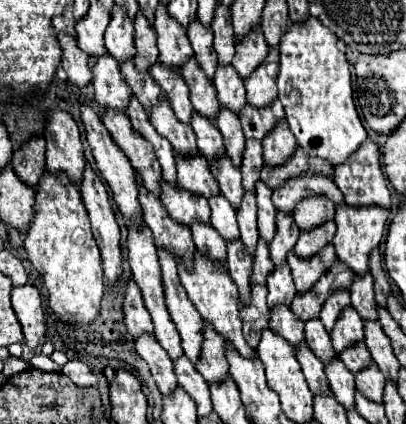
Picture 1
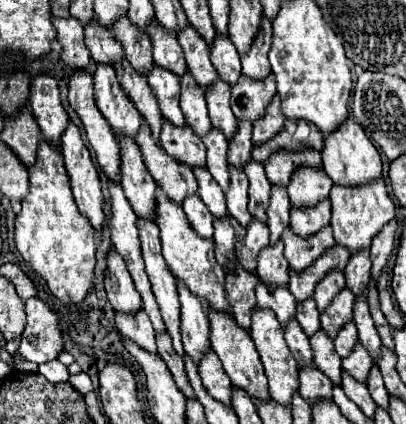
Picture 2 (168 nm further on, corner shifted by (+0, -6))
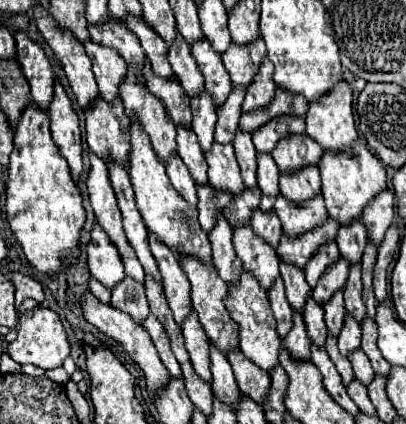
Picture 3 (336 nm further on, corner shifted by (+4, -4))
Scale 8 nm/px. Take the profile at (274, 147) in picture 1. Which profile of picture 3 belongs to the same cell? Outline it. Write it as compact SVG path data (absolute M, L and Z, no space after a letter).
M263 61L255 85L251 85L251 89L247 89L245 101L243 101L243 113L249 111L259 111L263 107L267 107L273 101L275 95L275 81L273 81L273 69L271 69L271 61Z

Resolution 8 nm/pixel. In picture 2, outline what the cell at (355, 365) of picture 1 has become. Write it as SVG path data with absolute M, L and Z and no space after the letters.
M347 321L347 323L339 329L339 333L337 333L337 337L333 339L333 343L335 343L335 351L339 353L339 357L347 357L349 351L351 351L351 347L357 343L355 323L353 323L353 321Z

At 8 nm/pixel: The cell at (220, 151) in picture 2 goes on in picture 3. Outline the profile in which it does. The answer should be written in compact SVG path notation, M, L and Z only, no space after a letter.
M201 93L197 99L191 99L191 109L193 109L193 131L199 139L203 153L207 153L215 137L215 125L217 125L215 105L207 93Z

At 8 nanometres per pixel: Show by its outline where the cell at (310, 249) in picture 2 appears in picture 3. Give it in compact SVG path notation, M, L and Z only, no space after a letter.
M283 197L275 201L275 213L281 219L283 233L287 237L299 237L303 233L315 231L323 221L327 221L327 209L323 205L323 197L315 197L305 205L293 205Z

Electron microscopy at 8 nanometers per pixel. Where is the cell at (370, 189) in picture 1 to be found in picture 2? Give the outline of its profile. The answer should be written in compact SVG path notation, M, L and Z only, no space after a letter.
M351 117L339 125L337 131L333 131L331 135L323 137L323 169L325 173L333 179L333 183L337 185L363 185L369 183L371 179L381 175L381 157L379 151L375 149L375 145L369 141L369 137L365 135L363 127L353 121Z

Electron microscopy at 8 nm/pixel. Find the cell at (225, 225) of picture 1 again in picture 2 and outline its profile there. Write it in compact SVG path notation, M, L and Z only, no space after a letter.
M193 167L193 173L195 173L197 185L199 185L197 193L201 195L203 203L207 203L213 217L227 217L225 195L223 195L221 187L215 183L215 179L211 179L211 173L205 167Z

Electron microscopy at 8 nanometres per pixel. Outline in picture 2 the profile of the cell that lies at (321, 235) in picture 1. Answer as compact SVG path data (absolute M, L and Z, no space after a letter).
M323 199L313 207L291 207L289 225L297 235L307 237L327 227L329 219L331 219L331 203L329 199Z

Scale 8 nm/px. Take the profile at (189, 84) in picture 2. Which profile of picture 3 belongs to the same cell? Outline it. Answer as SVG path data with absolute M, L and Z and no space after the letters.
M177 33L177 39L173 41L173 45L169 47L169 63L179 79L179 83L183 85L187 97L199 97L199 93L203 93L203 75L195 63L195 59L191 57L191 47L187 47L187 43L183 41L183 37Z

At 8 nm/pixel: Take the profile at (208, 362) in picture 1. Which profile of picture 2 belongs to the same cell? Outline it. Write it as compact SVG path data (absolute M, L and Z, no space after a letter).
M177 281L179 303L181 303L181 339L185 353L197 363L209 345L209 323L201 299L195 299L183 281Z

